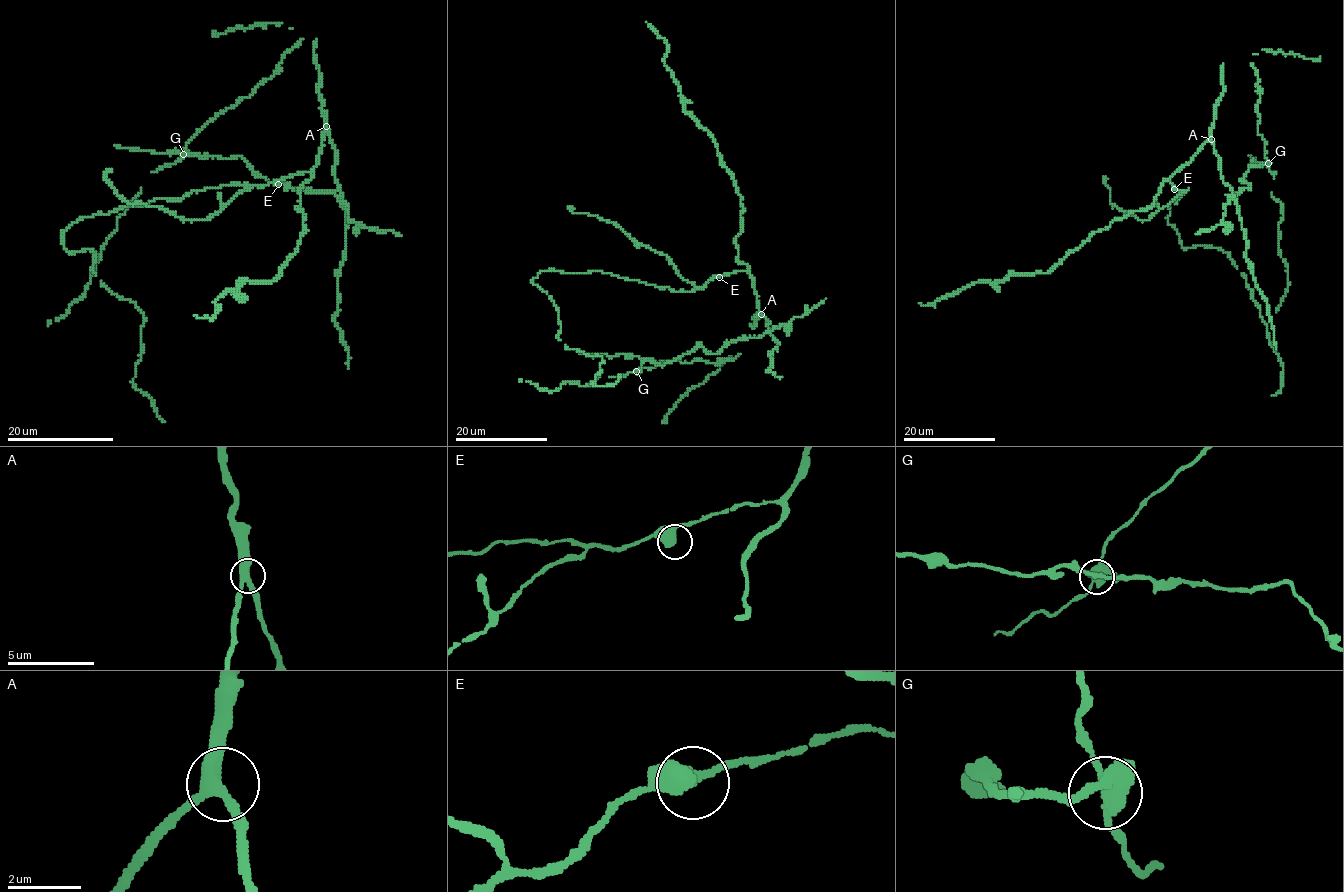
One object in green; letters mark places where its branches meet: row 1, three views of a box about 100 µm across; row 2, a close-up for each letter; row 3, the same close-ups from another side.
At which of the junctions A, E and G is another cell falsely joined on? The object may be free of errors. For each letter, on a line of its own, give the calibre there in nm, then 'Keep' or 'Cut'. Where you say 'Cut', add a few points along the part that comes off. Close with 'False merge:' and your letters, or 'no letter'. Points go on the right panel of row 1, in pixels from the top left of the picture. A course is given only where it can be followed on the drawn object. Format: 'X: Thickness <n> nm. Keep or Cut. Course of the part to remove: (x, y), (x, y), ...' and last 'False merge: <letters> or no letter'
A: Thickness 320 nm. Keep
E: Thickness 400 nm. Keep
G: Thickness 400 nm. Cut. Course of the part to remove: (1267, 163), (1251, 165), (1243, 181), (1251, 187), (1229, 197), (1221, 223), (1196, 233)
False merge: G

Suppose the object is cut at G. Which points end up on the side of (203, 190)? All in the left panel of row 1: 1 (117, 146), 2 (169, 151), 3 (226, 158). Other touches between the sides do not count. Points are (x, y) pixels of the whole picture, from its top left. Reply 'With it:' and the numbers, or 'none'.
With it: none

